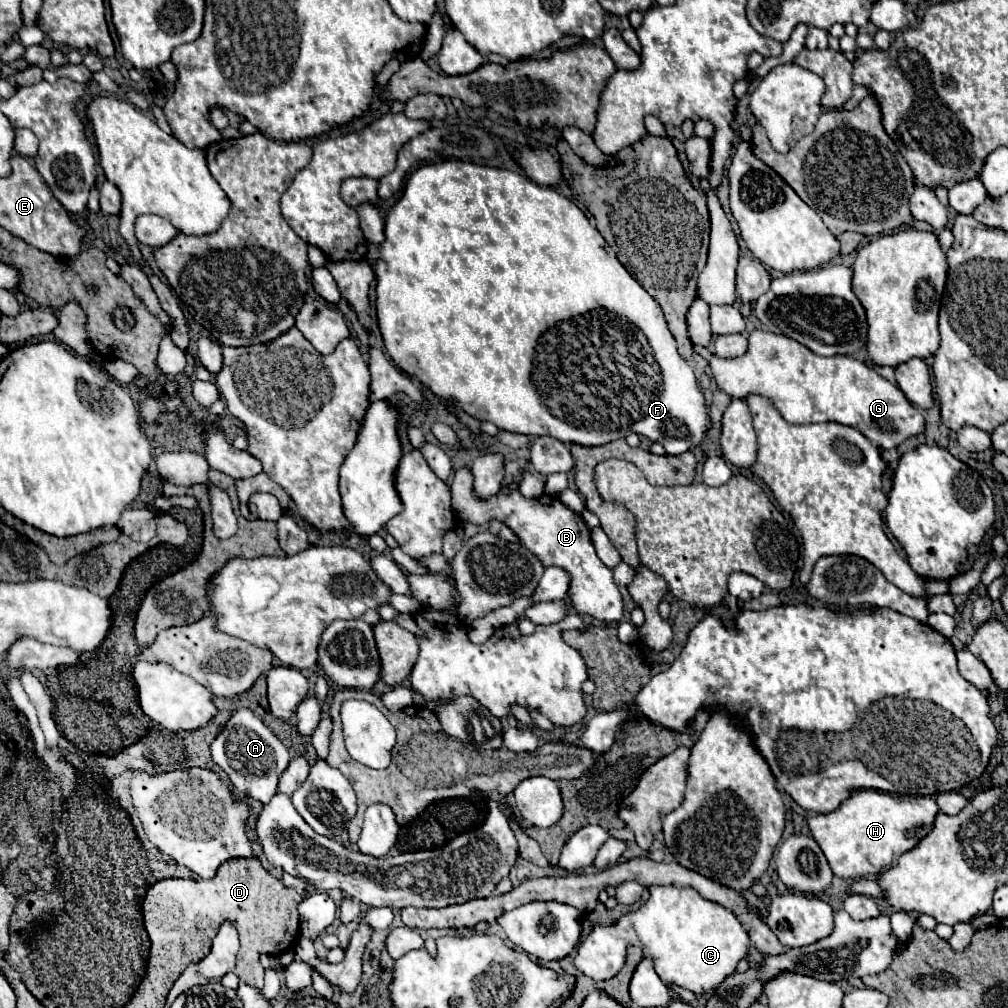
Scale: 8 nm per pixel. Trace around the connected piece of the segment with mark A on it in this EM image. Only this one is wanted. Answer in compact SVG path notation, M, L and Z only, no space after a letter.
M236 709L232 713L224 729L210 743L210 751L214 763L228 773L234 789L262 803L268 803L276 795L278 779L290 763L284 743L250 709Z

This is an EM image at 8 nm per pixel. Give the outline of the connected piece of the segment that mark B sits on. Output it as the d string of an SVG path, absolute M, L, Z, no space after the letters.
M460 467L454 471L454 481L450 485L450 491L452 491L452 509L458 513L458 517L468 519L474 525L484 525L492 519L502 521L518 535L520 543L528 547L546 567L558 565L572 575L568 595L570 595L570 605L578 613L608 623L622 619L622 595L612 579L612 571L598 559L590 543L590 529L584 523L582 515L568 509L554 495L540 495L536 499L526 499L520 493L516 481L500 489L496 495L480 499L472 489L474 487L472 481L474 475L468 467Z

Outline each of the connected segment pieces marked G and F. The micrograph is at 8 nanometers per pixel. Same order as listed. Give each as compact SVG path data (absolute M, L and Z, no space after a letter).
M754 329L748 335L748 351L738 359L720 359L716 355L710 357L710 369L712 377L716 379L718 387L726 391L730 397L746 399L750 393L766 395L774 401L774 407L788 419L790 423L824 423L824 421L836 421L842 425L858 427L876 447L880 449L894 449L900 443L904 443L906 437L918 435L924 431L924 417L916 407L910 405L910 401L904 397L904 393L880 377L876 371L872 371L864 361L858 361L854 357L834 355L834 357L820 357L812 353L808 347L800 345L794 339L788 339L784 335L776 335L770 331Z
M466 161L422 165L410 173L402 199L398 199L386 213L384 241L368 243L366 261L372 263L376 275L376 319L384 347L392 361L408 377L418 379L436 397L442 401L452 399L456 409L472 415L474 419L490 421L502 431L522 433L528 437L552 435L562 443L578 445L604 445L634 431L638 435L646 435L650 441L660 443L668 455L686 453L706 439L710 415L704 393L692 367L680 357L676 339L666 325L660 305L624 269L624 265L616 259L616 253L606 245L600 231L590 225L588 217L576 207L576 203L554 189L542 187L508 169L474 165Z

